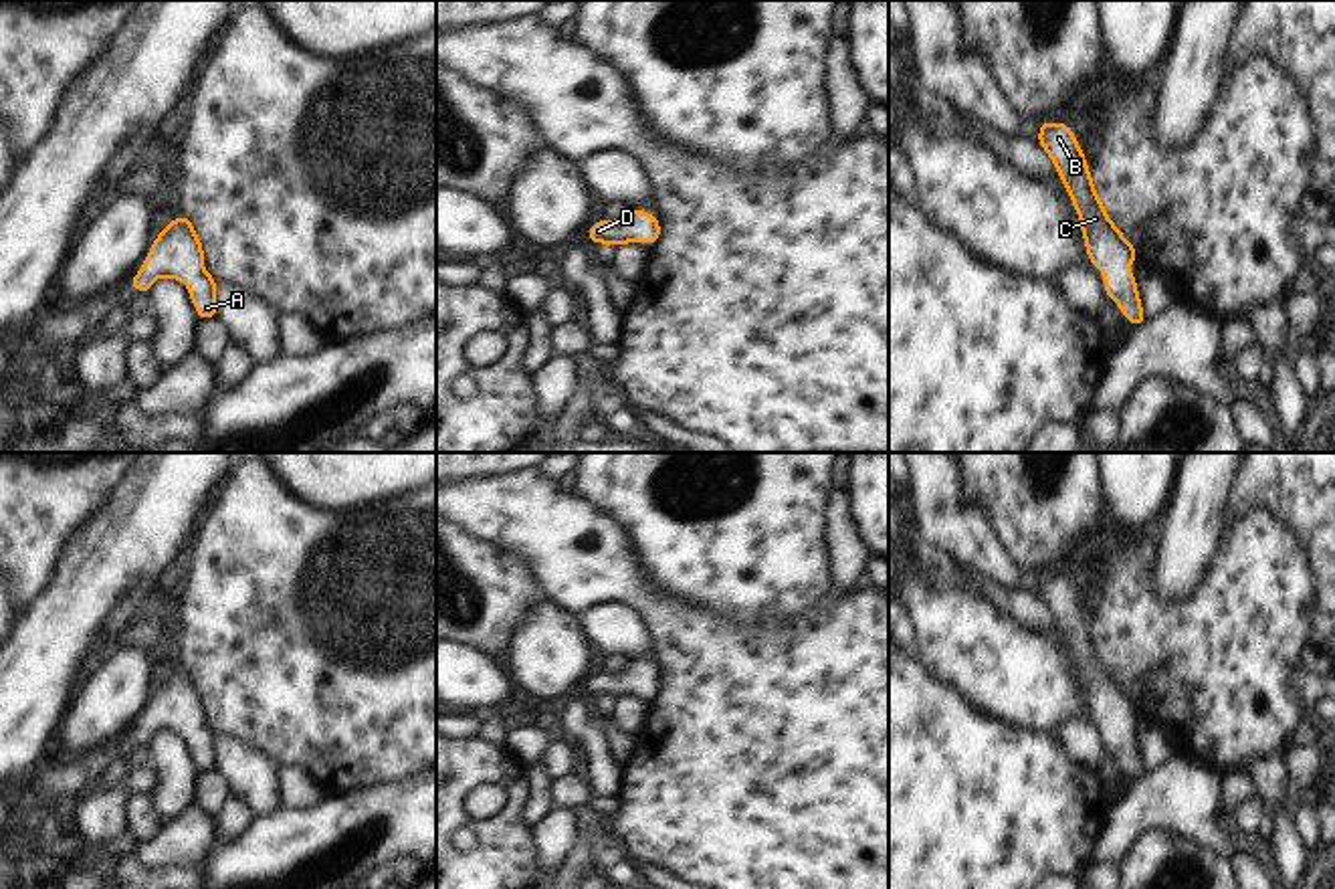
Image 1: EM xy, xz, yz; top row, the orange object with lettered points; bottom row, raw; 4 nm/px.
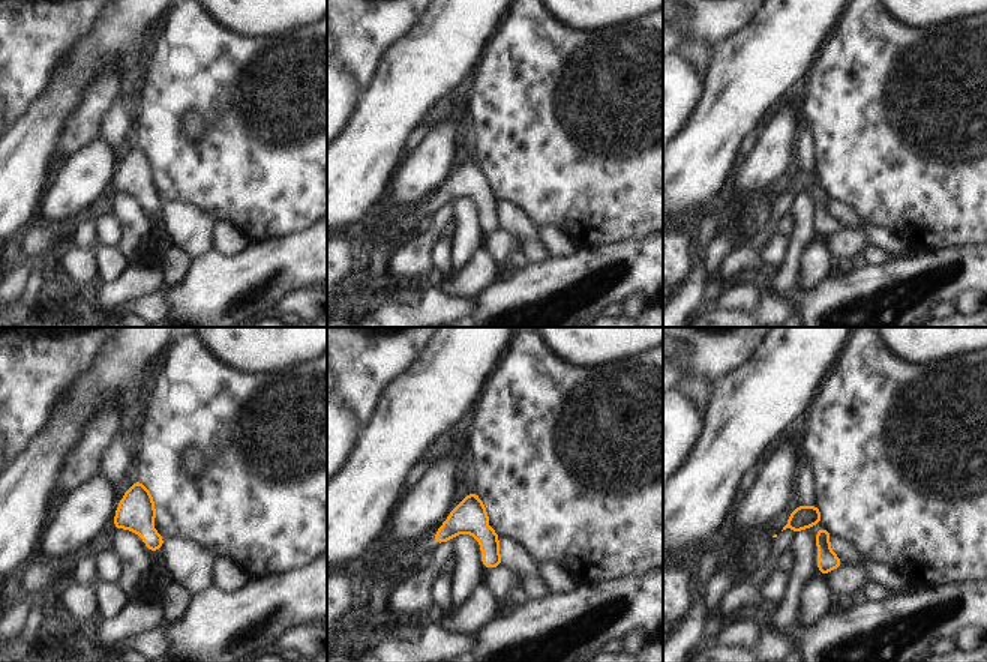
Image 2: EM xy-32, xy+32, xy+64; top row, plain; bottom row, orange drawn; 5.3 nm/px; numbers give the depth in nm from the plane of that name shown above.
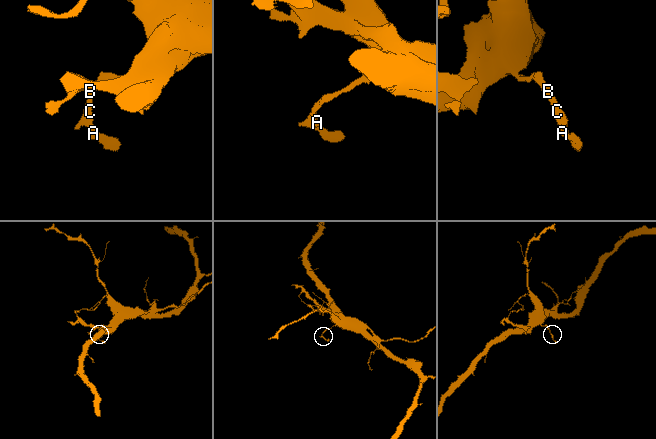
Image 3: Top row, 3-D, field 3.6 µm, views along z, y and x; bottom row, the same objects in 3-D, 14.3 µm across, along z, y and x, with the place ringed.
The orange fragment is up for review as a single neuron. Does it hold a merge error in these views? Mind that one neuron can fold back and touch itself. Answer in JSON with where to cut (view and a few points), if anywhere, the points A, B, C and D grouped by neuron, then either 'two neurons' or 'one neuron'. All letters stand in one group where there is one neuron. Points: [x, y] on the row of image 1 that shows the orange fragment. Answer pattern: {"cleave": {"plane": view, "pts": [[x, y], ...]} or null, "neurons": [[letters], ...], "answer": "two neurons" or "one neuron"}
{"cleave": null, "neurons": [["A", "B", "C", "D"]], "answer": "one neuron"}

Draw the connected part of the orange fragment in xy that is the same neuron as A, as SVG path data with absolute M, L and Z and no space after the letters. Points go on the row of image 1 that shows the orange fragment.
M180 214L153 240L141 271L131 277L129 285L147 293L158 277L174 277L188 285L188 293L200 321L218 317L216 283L202 269L204 251L192 222Z

